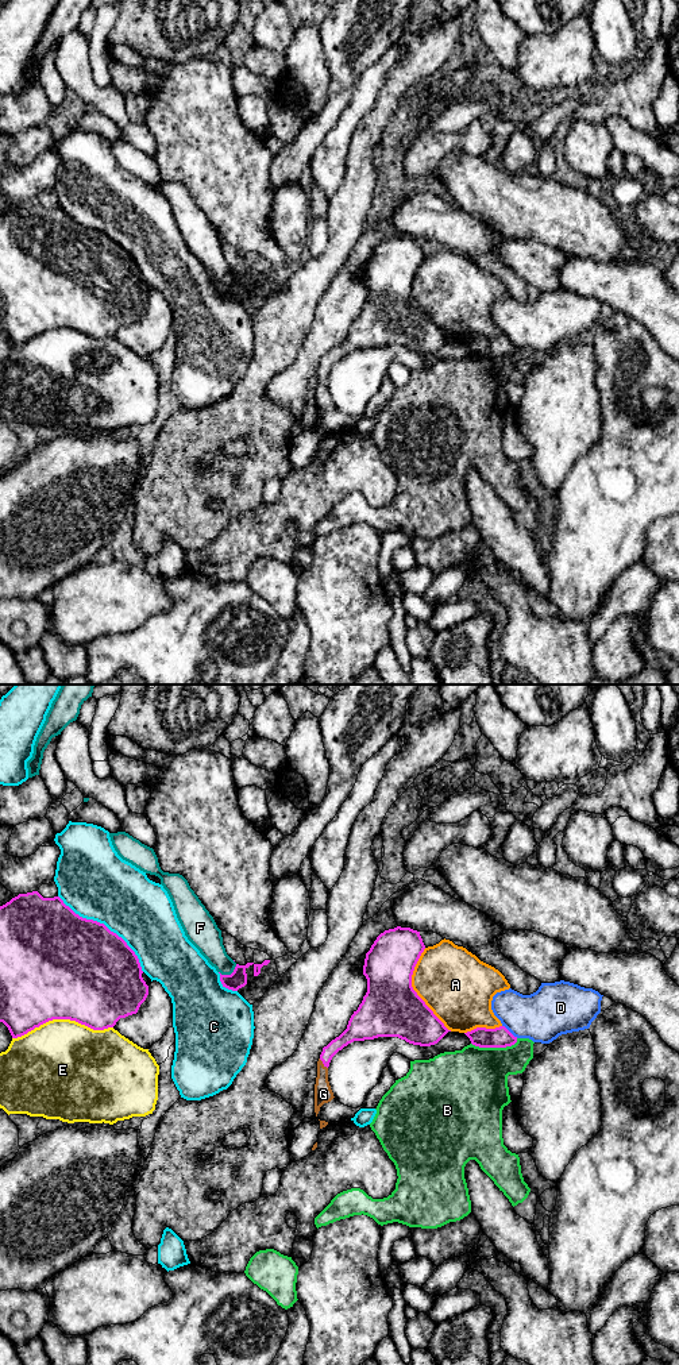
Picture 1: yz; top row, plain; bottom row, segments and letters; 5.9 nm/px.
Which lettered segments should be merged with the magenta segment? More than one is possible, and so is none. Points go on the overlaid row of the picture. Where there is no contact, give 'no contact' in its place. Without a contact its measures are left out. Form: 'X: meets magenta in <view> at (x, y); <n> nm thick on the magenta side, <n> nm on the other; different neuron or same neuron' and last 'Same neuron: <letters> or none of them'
A: meets magenta in yz at (413, 990); 340 nm thick on the magenta side, 420 nm on the other; different neuron
B: meets magenta in yz at (494, 1047); 130 nm thick on the magenta side, 420 nm on the other; different neuron
C: meets magenta in yz at (104, 925); 500 nm thick on the magenta side, 420 nm on the other; different neuron
D: meets magenta in yz at (509, 1032); 130 nm thick on the magenta side, 300 nm on the other; different neuron
E: meets magenta in yz at (62, 1018); 500 nm thick on the magenta side, 480 nm on the other; different neuron
F: meets magenta in yz at (228, 975); 110 nm thick on the magenta side, 170 nm on the other; different neuron
G: meets magenta in yz at (323, 1063); 100 nm thick on the magenta side, 110 nm on the other; same neuron
Same neuron: G

